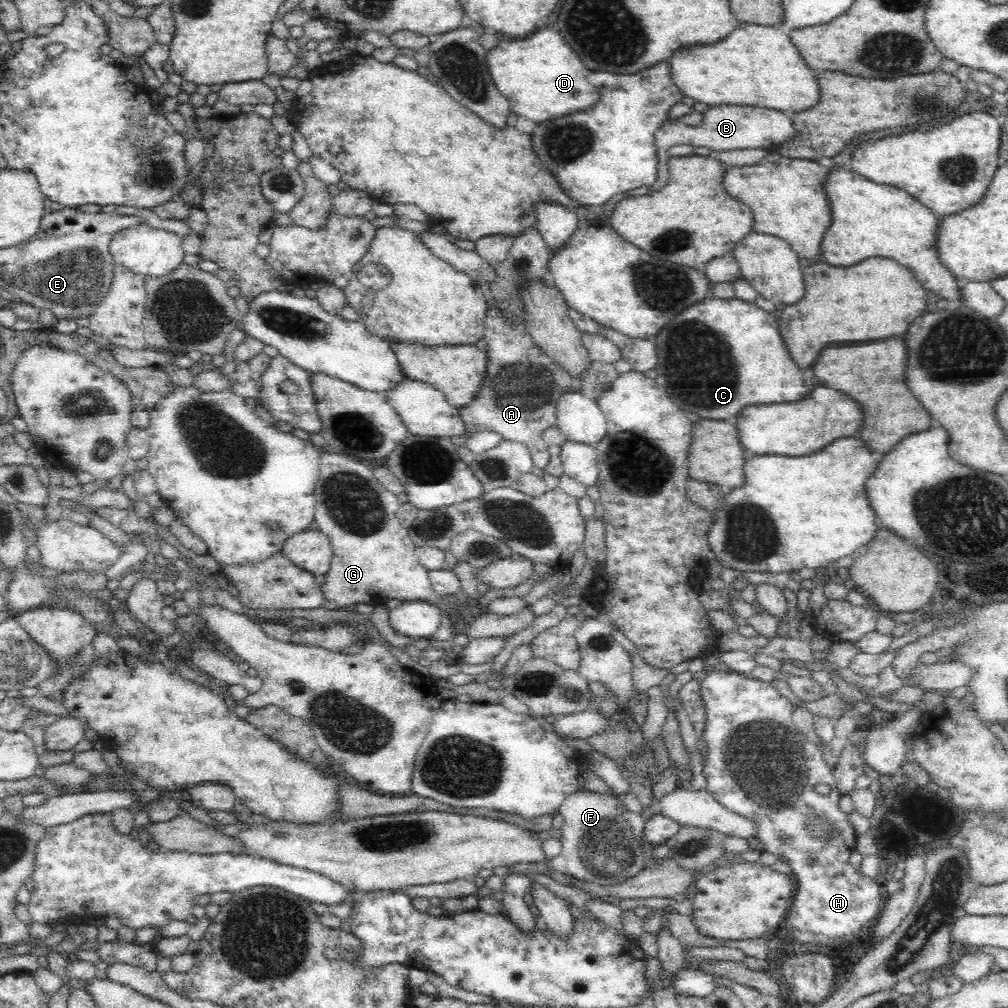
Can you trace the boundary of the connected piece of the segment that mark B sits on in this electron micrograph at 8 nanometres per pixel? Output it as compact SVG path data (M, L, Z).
M726 104L709 106L702 114L700 126L690 126L670 119L656 132L656 152L658 152L658 176L654 190L666 185L669 177L667 152L676 145L706 146L710 150L738 150L742 148L765 148L770 152L794 136L792 119L783 112L766 107Z

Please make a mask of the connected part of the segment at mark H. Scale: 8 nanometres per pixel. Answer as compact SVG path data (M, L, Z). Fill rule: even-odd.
M718 669L702 680L701 694L705 707L705 730L701 743L708 749L703 769L707 791L724 808L756 821L756 837L766 844L765 852L776 854L780 860L788 860L792 868L795 893L784 916L784 927L792 930L789 941L796 941L795 931L813 932L828 943L841 943L870 931L884 905L885 896L880 893L880 885L875 879L863 875L848 862L850 854L856 849L857 833L847 815L838 809L841 792L833 767L824 762L819 748L804 737L792 721L795 705L768 682ZM816 784L828 784L830 792L818 794ZM812 820L831 824L829 834L826 837L814 837L810 831Z

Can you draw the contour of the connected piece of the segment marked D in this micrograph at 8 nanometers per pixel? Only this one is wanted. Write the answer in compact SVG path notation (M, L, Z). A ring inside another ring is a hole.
M550 28L538 30L536 34L524 40L500 42L497 46L487 50L486 64L497 89L508 99L511 112L535 123L541 123L542 120L556 116L564 116L566 113L586 110L594 106L598 100L598 91L593 84L590 84L587 77L590 69L582 64L582 60L564 42L564 38L556 30L550 30Z

